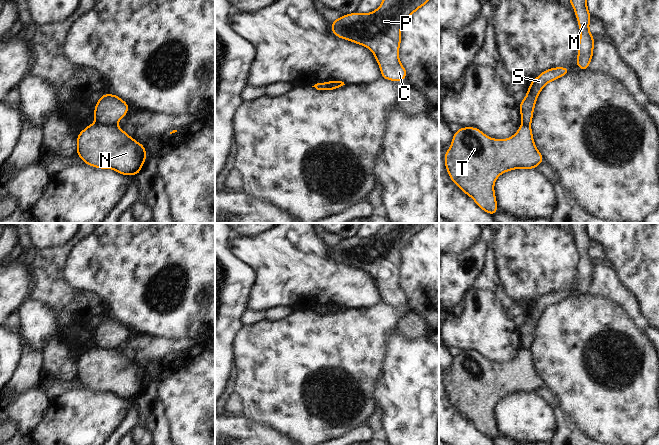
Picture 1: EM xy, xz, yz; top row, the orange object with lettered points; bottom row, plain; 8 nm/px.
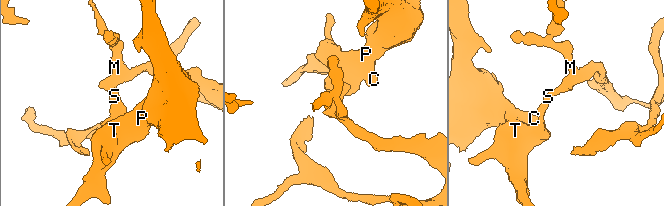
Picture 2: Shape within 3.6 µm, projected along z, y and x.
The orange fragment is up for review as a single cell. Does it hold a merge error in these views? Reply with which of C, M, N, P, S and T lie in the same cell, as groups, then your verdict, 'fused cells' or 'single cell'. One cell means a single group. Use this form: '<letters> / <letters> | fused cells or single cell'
C N P T / M S | fused cells

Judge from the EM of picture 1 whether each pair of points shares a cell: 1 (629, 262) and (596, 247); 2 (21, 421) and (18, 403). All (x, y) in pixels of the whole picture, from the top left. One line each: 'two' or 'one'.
1: two
2: one

